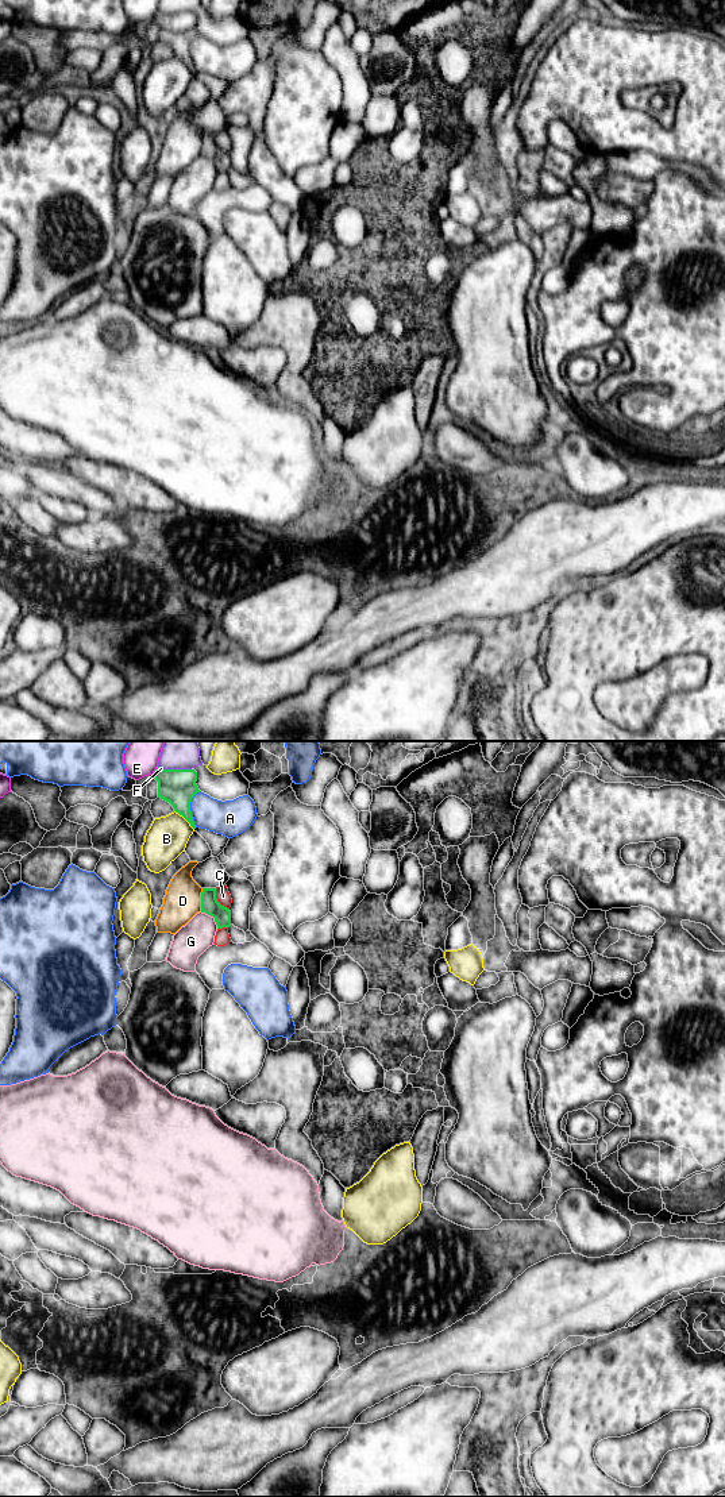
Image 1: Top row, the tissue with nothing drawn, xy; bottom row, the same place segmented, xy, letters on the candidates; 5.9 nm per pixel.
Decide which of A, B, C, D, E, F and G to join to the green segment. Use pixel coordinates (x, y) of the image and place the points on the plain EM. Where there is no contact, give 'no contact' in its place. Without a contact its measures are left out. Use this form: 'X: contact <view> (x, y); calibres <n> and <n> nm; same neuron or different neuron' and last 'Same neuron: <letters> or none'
A: contact xy (189, 53); calibres 200 and 220 nm; different neuron
B: contact xy (185, 62); calibres 200 and 240 nm; different neuron
C: contact xy (216, 145); calibres 110 and 90 nm; different neuron
D: contact xy (201, 143); calibres 110 and 220 nm; different neuron
E: contact xy (155, 14); calibres 200 and 140 nm; different neuron
F: contact xy (174, 14); calibres 200 and 80 nm; different neuron
G: contact xy (212, 159); calibres 110 and 200 nm; different neuron
Same neuron: none

